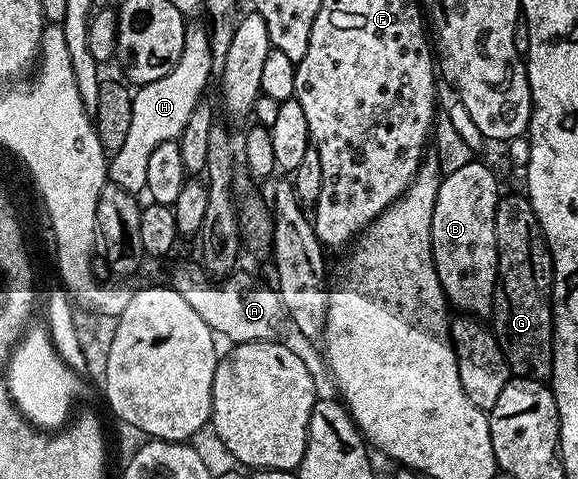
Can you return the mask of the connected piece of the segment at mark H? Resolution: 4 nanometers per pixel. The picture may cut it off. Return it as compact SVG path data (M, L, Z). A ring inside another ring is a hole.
M186 29L179 64L175 64L175 68L171 68L167 76L149 82L146 86L138 86L134 91L131 125L126 143L117 154L110 157L107 164L107 178L112 185L136 194L145 190L147 163L152 152L159 144L180 139L188 117L194 112L195 104L202 101L204 94L201 93L209 82L209 73L212 70L214 73L215 63L211 56L208 33L204 29Z

